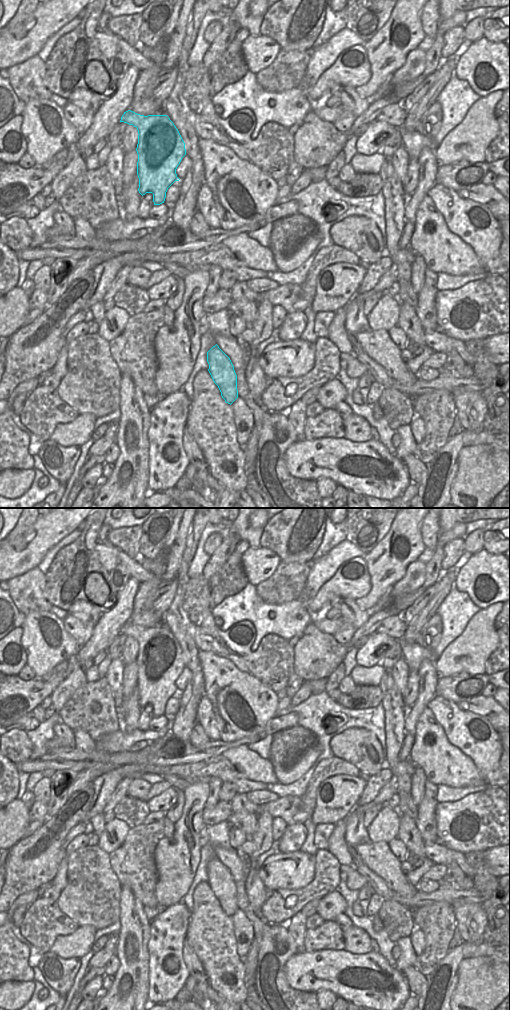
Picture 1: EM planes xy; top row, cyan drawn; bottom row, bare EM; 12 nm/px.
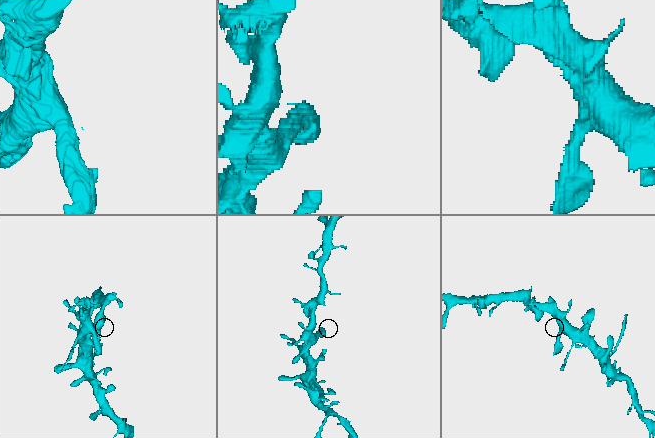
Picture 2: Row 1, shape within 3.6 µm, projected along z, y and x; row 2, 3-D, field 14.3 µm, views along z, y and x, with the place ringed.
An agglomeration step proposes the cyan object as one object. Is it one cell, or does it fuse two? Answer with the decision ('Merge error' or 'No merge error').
No merge error.

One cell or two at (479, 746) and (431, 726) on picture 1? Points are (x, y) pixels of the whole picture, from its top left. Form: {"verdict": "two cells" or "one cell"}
{"verdict": "two cells"}

